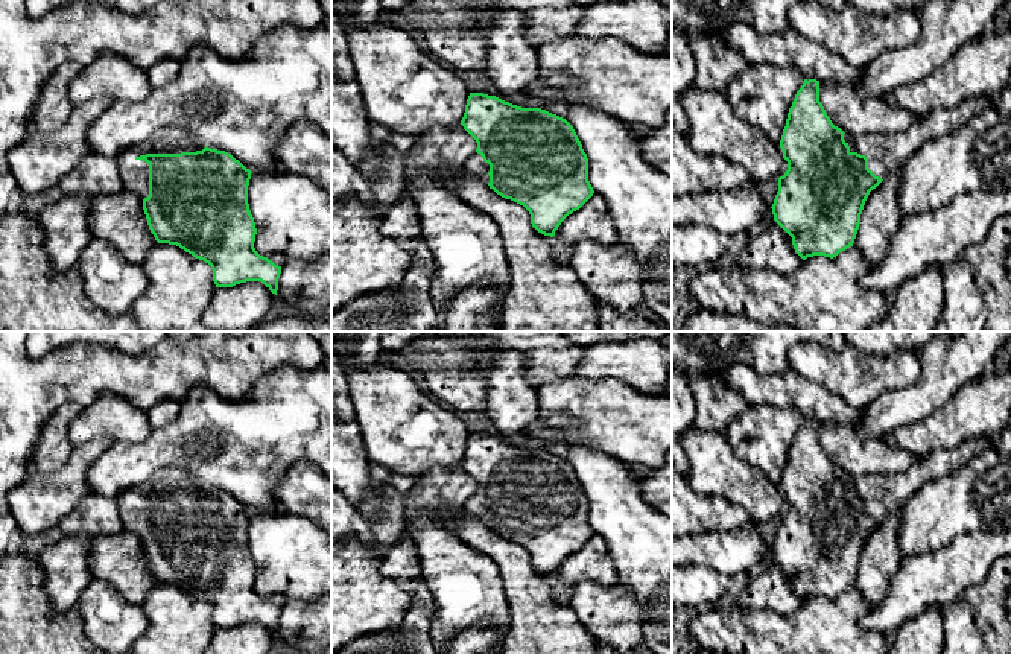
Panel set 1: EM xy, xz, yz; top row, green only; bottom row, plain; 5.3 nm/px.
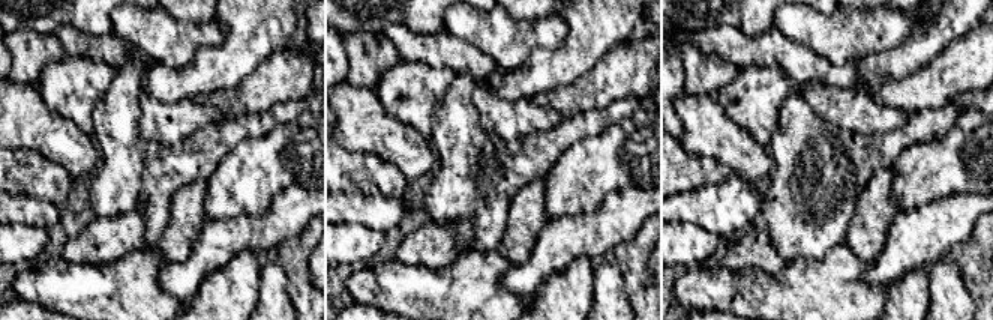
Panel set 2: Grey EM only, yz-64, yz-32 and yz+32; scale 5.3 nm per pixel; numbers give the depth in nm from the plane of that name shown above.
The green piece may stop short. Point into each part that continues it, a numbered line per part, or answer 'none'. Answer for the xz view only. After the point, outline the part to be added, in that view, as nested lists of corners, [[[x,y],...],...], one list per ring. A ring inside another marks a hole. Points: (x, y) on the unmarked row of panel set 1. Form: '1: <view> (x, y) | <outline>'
1: xz (475, 505) | [[[474,493],[471,497],[468,497],[464,503],[464,510],[483,525],[490,523],[490,505],[483,502],[480,494]]]

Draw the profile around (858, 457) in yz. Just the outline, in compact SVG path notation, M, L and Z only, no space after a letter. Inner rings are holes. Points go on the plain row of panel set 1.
M819 423L819 443L832 464L853 478L906 471L920 456L889 438L860 438L850 426Z

